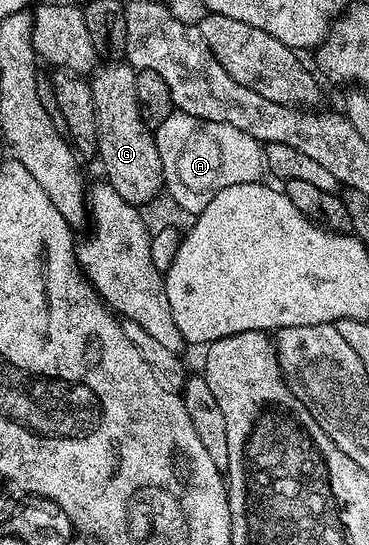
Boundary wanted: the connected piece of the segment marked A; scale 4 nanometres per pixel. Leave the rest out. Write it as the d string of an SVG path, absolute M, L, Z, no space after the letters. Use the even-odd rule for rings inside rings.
M171 112L168 120L153 131L156 148L160 152L162 181L165 193L190 216L199 212L224 188L232 184L259 181L264 174L264 146L248 132L212 120L200 120L181 112Z

